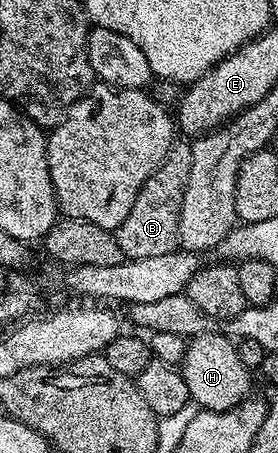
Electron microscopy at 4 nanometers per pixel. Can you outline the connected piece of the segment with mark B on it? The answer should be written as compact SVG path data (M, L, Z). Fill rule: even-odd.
M175 143L167 151L167 155L151 171L147 183L135 195L131 203L131 211L127 211L127 219L117 228L115 234L119 247L126 258L147 259L148 256L167 255L178 248L177 218L181 215L181 200L187 187L187 179L191 175L192 144Z

